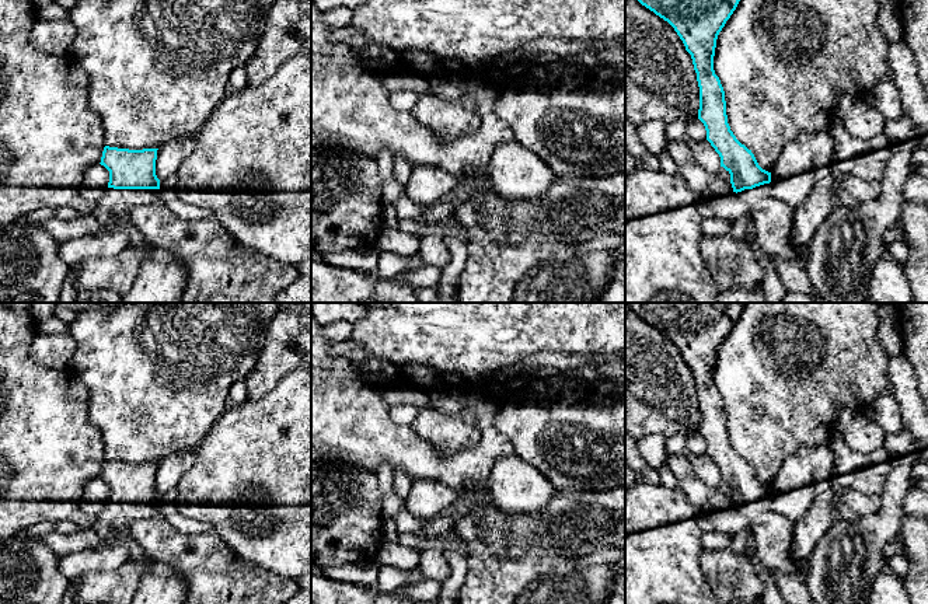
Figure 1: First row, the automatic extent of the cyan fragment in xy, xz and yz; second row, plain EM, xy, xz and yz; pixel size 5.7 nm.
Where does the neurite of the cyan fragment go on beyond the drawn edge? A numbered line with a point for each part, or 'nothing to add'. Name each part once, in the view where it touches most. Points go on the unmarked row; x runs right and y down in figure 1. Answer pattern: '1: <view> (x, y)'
1: xy (114, 516)

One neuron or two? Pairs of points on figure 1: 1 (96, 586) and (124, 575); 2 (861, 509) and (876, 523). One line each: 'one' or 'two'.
1: one
2: two

